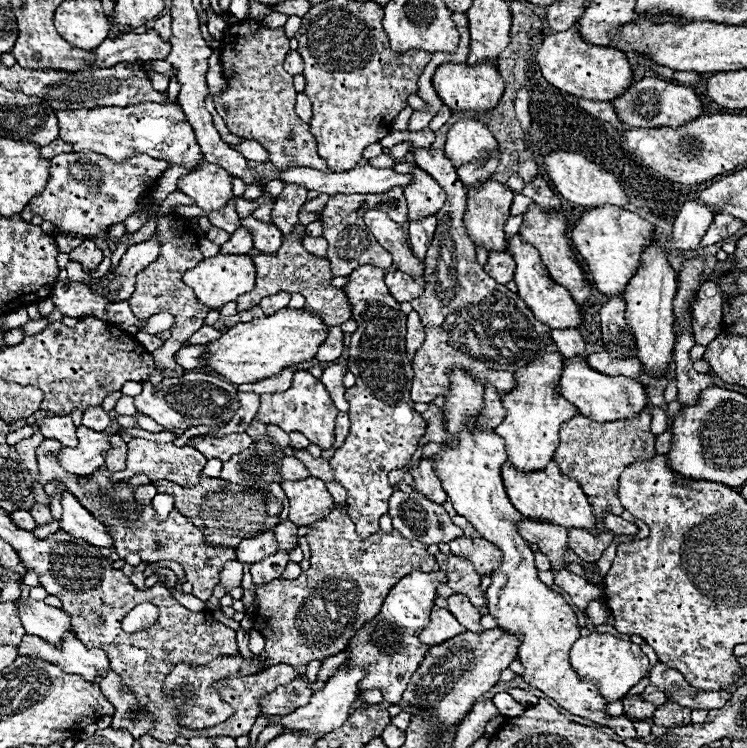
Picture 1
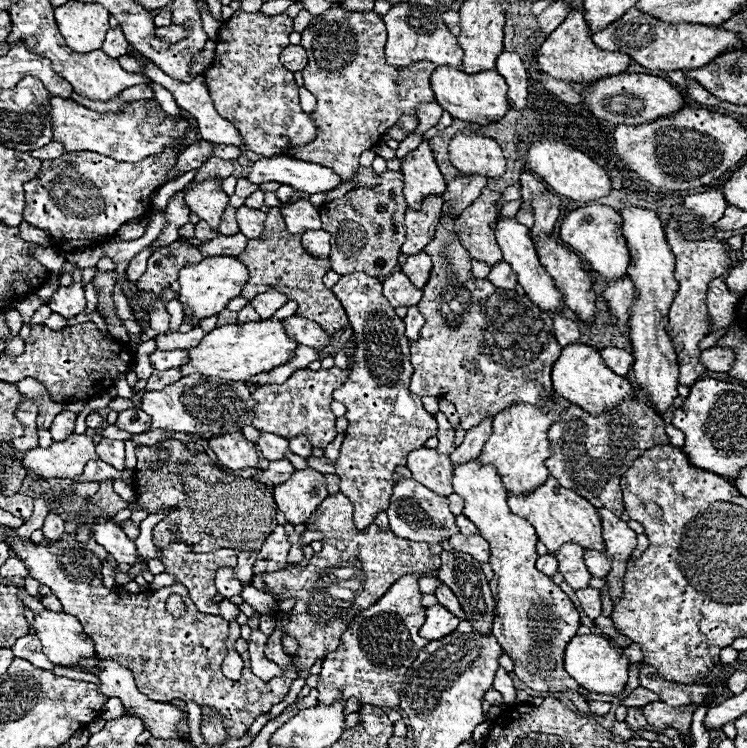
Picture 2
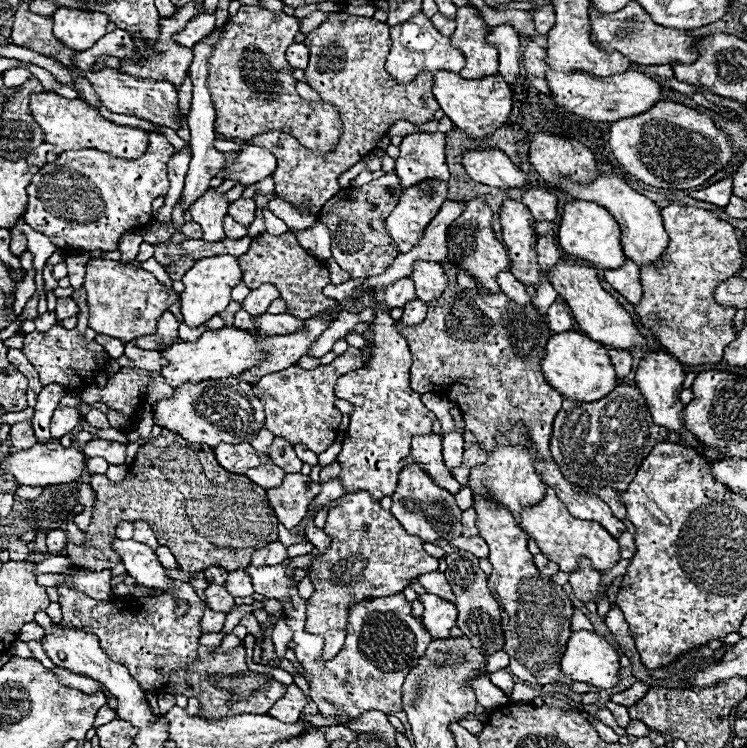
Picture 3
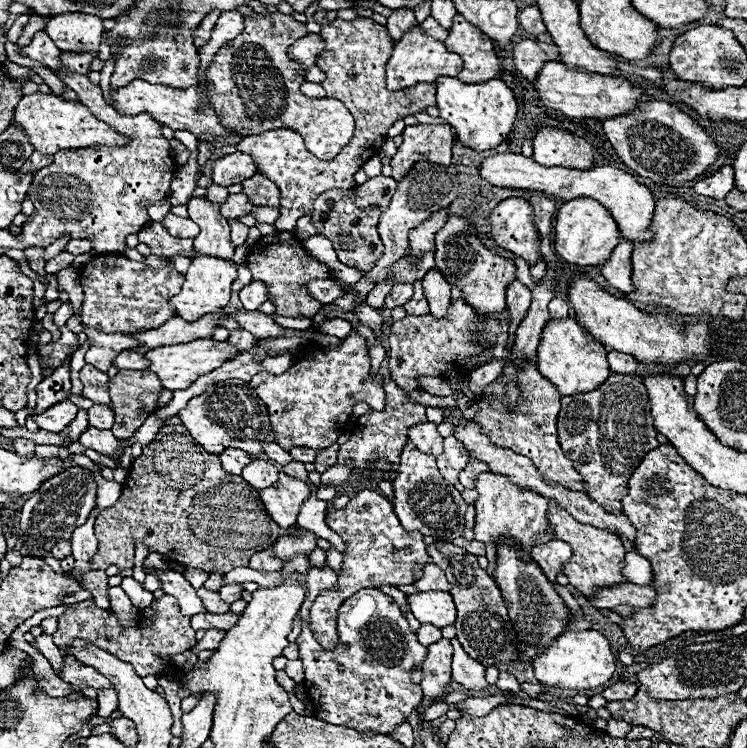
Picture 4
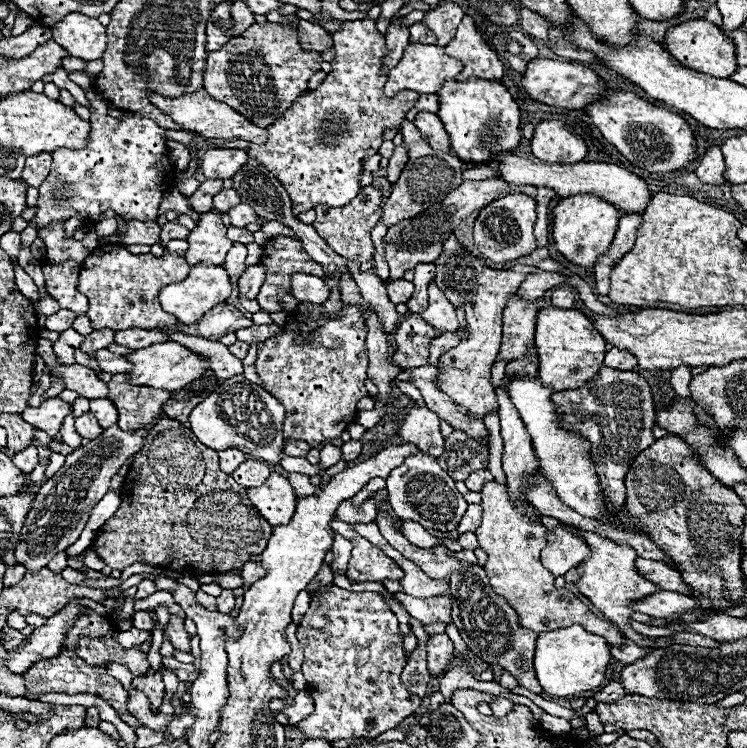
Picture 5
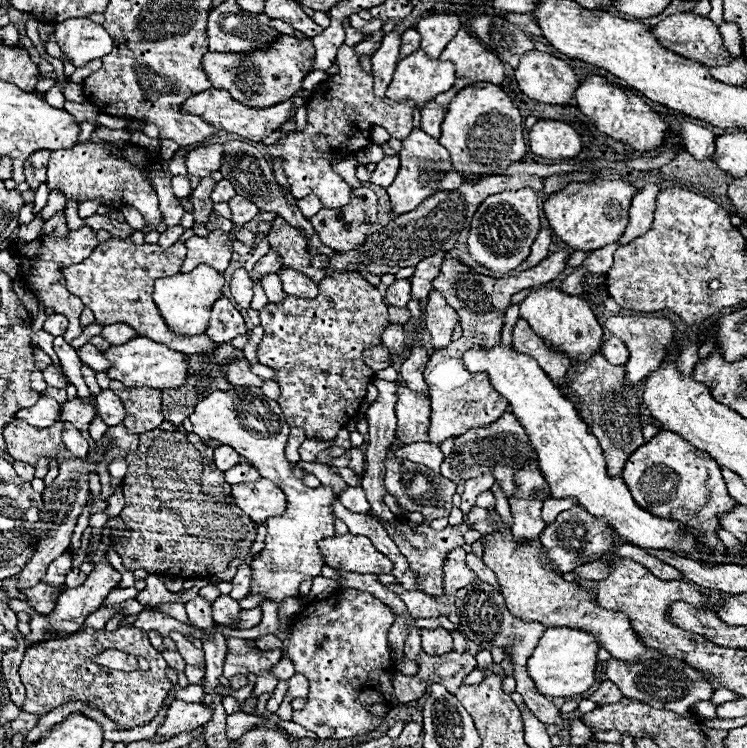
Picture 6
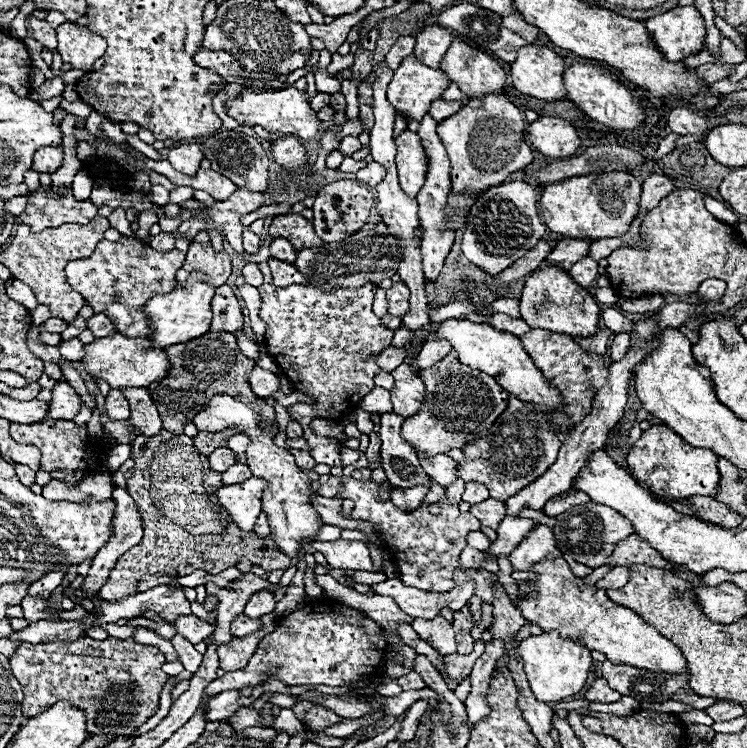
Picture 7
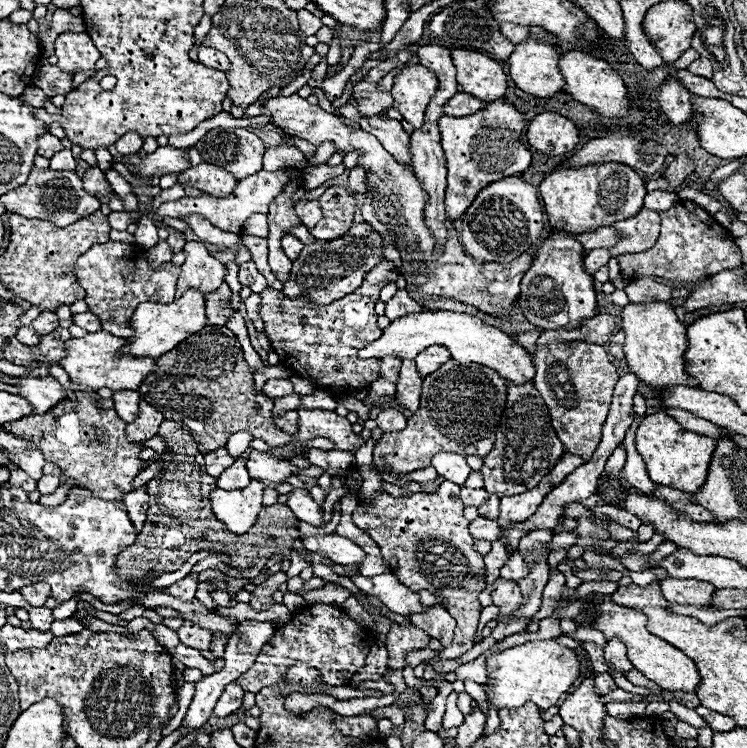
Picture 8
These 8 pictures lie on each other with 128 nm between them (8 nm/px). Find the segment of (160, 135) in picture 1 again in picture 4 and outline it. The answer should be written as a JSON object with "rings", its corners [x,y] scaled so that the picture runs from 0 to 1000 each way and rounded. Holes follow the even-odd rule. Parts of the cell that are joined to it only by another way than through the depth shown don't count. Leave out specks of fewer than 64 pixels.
{"rings":[[[56,123],[29,128],[29,134],[16,150],[13,166],[27,168],[40,184],[40,193],[46,195],[46,201],[56,206],[75,206],[78,201],[115,198],[115,195],[129,195],[129,193],[163,195],[171,190],[166,182],[145,171],[139,163],[129,160],[123,150],[118,150],[118,144],[112,144],[107,136],[94,136],[72,126],[56,126]]]}

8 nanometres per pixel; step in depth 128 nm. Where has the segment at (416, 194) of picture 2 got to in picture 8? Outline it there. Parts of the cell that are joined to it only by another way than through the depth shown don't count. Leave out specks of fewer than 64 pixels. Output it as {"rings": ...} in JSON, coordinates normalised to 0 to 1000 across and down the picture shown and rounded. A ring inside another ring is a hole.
{"rings":[[[613,123],[610,128],[605,128],[605,134],[600,134],[600,139],[594,142],[594,150],[600,155],[627,155],[627,152],[637,152],[648,142],[651,142],[648,134],[637,134],[624,123]],[[471,225],[469,235],[466,235],[466,254],[471,259],[487,259],[487,254],[490,254],[487,238],[490,238],[490,227],[487,225]]]}

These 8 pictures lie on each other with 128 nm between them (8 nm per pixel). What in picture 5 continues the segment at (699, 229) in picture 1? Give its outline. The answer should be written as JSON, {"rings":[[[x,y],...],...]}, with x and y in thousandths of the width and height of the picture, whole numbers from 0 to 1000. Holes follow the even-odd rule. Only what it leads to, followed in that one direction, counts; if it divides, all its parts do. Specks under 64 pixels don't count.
{"rings":[[[948,195],[937,209],[934,209],[934,225],[932,225],[932,233],[937,235],[937,241],[948,243],[948,246],[961,246],[961,243],[969,243],[969,235],[967,235],[967,222],[969,222],[969,211],[967,211],[967,203],[961,195]]]}

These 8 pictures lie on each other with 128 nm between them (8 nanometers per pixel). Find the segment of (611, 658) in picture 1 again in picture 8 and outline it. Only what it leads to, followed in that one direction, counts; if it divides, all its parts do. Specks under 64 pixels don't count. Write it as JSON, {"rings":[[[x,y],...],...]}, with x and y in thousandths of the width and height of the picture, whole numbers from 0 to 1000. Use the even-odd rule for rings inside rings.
{"rings":[[[718,856],[656,874],[651,880],[651,896],[653,912],[648,914],[648,925],[653,941],[659,941],[664,949],[696,947],[704,939],[715,939],[723,949],[734,949],[771,912],[776,885],[768,869],[750,864],[742,856]]]}

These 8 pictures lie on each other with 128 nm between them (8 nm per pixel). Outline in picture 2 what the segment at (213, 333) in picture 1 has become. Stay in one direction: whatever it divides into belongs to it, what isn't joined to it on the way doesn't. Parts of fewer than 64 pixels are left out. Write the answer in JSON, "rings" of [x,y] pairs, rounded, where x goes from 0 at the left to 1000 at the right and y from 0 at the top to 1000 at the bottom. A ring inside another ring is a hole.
{"rings":[[[260,439],[249,447],[244,447],[244,444],[212,447],[206,455],[209,455],[212,468],[246,468],[246,465],[262,463],[273,449],[276,449],[276,444],[270,439]]]}

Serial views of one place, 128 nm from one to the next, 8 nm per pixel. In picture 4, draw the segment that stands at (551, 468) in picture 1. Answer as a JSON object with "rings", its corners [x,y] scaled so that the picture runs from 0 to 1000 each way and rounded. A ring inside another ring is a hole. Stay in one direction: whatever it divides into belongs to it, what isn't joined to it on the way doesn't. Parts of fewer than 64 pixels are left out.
{"rings":[[[736,674],[734,695],[736,695],[736,709],[742,709],[744,719],[766,727],[768,741],[766,741],[766,749],[760,749],[760,754],[755,754],[755,767],[763,773],[763,781],[771,789],[776,789],[784,799],[795,799],[798,789],[803,789],[803,786],[817,786],[817,783],[841,778],[833,770],[838,733],[833,730],[833,722],[825,714],[776,701],[771,695],[766,695],[766,690],[760,690],[760,684],[755,684],[752,679],[744,679],[744,674]]]}

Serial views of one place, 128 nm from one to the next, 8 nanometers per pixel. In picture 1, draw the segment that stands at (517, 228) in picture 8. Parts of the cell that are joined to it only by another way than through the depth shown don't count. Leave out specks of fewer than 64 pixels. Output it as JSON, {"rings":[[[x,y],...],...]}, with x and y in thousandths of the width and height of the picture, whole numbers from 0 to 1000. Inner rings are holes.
{"rings":[[[693,313],[685,318],[677,318],[677,334],[685,340],[685,345],[691,350],[688,374],[693,380],[693,393],[707,406],[707,412],[715,417],[715,422],[723,425],[723,430],[734,433],[736,439],[774,439],[774,433],[779,430],[776,409],[766,401],[766,396],[758,385],[752,385],[750,380],[736,374],[720,337],[707,324],[701,324],[699,316],[693,316]]]}

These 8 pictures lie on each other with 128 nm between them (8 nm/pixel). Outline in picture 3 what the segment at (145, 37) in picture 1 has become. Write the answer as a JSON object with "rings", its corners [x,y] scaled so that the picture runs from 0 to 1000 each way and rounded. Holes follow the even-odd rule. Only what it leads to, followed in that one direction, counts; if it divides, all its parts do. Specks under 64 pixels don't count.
{"rings":[[[273,16],[273,19],[262,21],[260,27],[254,27],[244,43],[238,43],[236,56],[257,64],[265,53],[270,53],[273,48],[278,48],[278,43],[284,43],[286,35],[289,35],[289,21]]]}

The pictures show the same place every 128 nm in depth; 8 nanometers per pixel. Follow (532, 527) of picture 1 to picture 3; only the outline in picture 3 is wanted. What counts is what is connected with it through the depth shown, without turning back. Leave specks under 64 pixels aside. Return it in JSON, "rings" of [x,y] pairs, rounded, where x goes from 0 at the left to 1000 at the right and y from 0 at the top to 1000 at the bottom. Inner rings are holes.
{"rings":[[[776,749],[776,765],[763,767],[763,781],[768,786],[768,794],[779,802],[779,805],[803,805],[809,799],[817,799],[817,786],[822,783],[822,775],[806,789],[806,770],[803,765],[793,765],[793,759],[787,759],[787,749]]]}

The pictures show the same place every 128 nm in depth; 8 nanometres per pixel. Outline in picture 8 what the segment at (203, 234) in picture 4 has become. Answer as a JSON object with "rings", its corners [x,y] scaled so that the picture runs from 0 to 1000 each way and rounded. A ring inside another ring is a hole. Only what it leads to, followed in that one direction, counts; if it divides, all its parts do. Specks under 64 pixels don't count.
{"rings":[[[252,324],[246,329],[246,342],[249,342],[249,350],[241,358],[244,364],[241,364],[238,382],[236,382],[236,398],[241,398],[254,385],[268,388],[273,393],[281,393],[295,385],[295,380],[300,377],[303,356],[295,353],[276,334],[273,326]]]}

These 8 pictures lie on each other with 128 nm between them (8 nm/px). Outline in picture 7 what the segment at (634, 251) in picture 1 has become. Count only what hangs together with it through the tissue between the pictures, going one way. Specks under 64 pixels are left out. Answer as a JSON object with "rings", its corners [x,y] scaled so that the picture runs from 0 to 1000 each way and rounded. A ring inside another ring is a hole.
{"rings":[[[806,230],[766,235],[728,251],[723,275],[731,302],[752,316],[787,316],[793,321],[830,316],[841,307],[857,281],[859,243],[841,230]]]}

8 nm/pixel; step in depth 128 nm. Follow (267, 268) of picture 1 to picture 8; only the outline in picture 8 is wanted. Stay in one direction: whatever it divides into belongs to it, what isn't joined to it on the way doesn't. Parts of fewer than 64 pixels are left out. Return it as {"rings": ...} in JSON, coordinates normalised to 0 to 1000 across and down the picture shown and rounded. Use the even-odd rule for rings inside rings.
{"rings":[[[402,265],[396,270],[396,283],[399,283],[399,291],[404,294],[404,299],[410,305],[418,305],[418,299],[428,297],[428,291],[431,291],[431,278],[428,278],[426,267],[412,267],[410,270],[407,265]]]}

